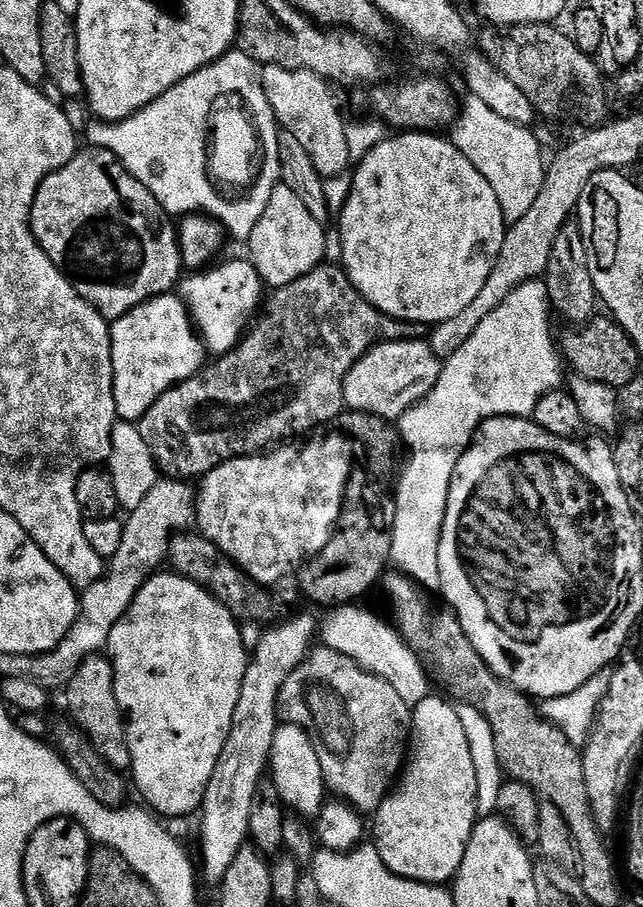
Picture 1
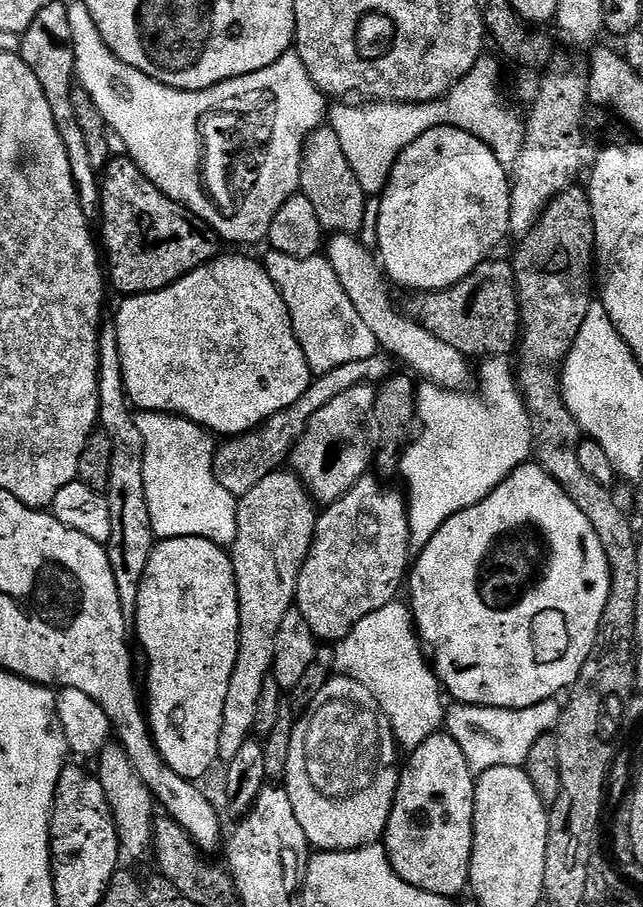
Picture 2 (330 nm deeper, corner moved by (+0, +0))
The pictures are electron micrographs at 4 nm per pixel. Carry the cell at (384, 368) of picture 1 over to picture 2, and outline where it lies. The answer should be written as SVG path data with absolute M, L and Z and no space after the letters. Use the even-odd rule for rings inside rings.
M271 250L265 252L262 256L264 269L286 302L294 334L313 374L321 376L326 374L326 370L346 366L346 362L362 362L362 358L377 355L378 345L370 326L366 326L358 310L354 310L350 294L342 290L342 282L338 282L338 274L334 274L334 266L330 266L328 259L317 254L299 260L290 258L290 254Z

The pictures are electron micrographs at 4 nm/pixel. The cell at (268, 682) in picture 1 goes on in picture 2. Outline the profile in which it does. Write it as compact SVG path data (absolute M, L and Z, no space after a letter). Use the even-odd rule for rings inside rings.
M364 476L342 498L327 505L316 521L316 536L298 578L295 607L310 622L310 630L320 642L345 639L362 618L393 603L406 584L406 573L414 556L408 521L408 501L388 489L380 476Z

